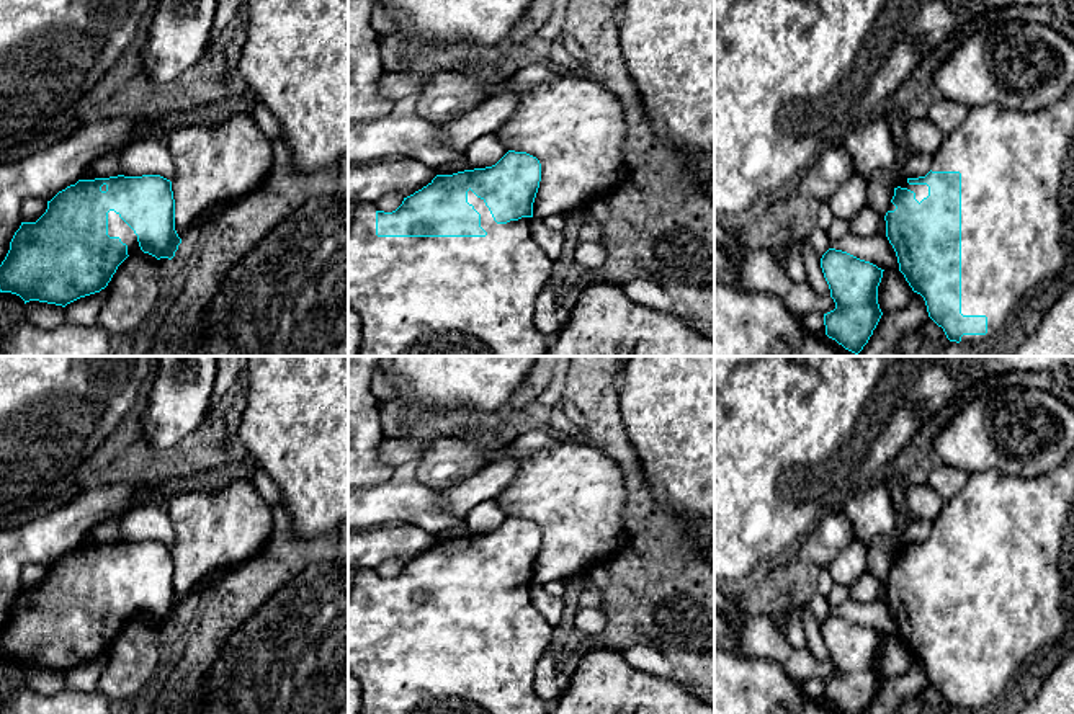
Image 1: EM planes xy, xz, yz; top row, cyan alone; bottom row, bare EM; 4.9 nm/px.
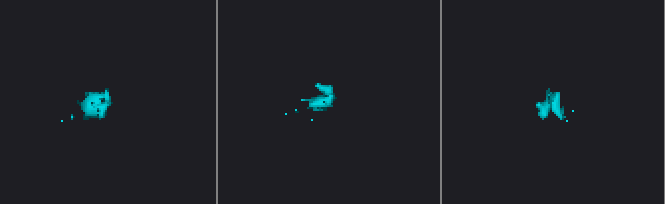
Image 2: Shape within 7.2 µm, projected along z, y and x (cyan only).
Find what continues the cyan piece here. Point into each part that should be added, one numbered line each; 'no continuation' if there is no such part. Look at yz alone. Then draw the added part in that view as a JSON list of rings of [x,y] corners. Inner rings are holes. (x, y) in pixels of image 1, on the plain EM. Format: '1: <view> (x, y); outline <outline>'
1: yz (1017, 535); outline [[[1074,448],[1058,469],[1041,477],[1018,479],[996,469],[971,474],[966,485],[943,503],[940,515],[933,520],[930,536],[961,539],[961,680],[987,683],[987,699],[963,701],[961,709],[981,709],[1000,699],[1010,680],[1023,673],[1027,660],[1036,663],[1056,652],[1067,640],[1067,631],[1074,624]]]

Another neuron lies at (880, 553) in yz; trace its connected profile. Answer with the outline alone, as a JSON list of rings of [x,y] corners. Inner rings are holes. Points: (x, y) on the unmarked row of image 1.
[[[894,529],[891,534],[876,538],[873,542],[865,546],[865,551],[868,554],[868,572],[879,582],[878,601],[886,601],[884,582],[894,562],[894,549],[901,541],[902,533]]]

